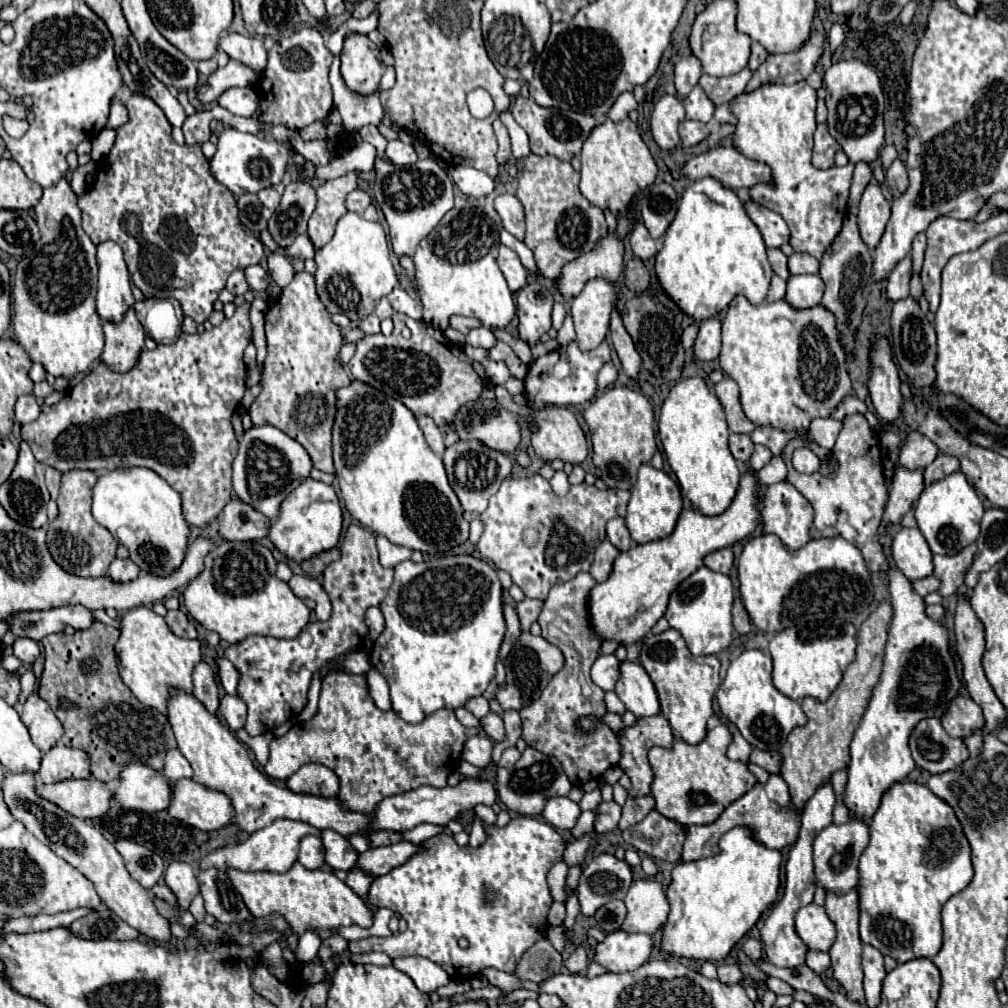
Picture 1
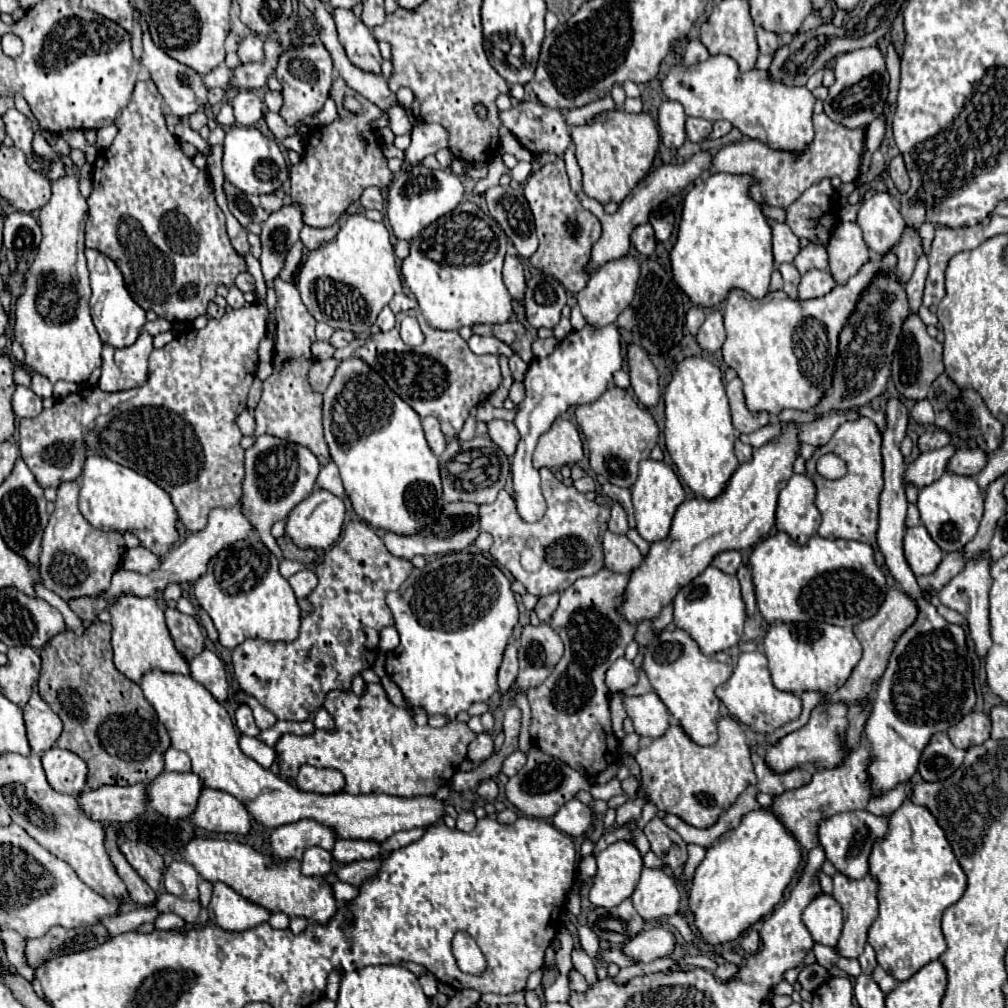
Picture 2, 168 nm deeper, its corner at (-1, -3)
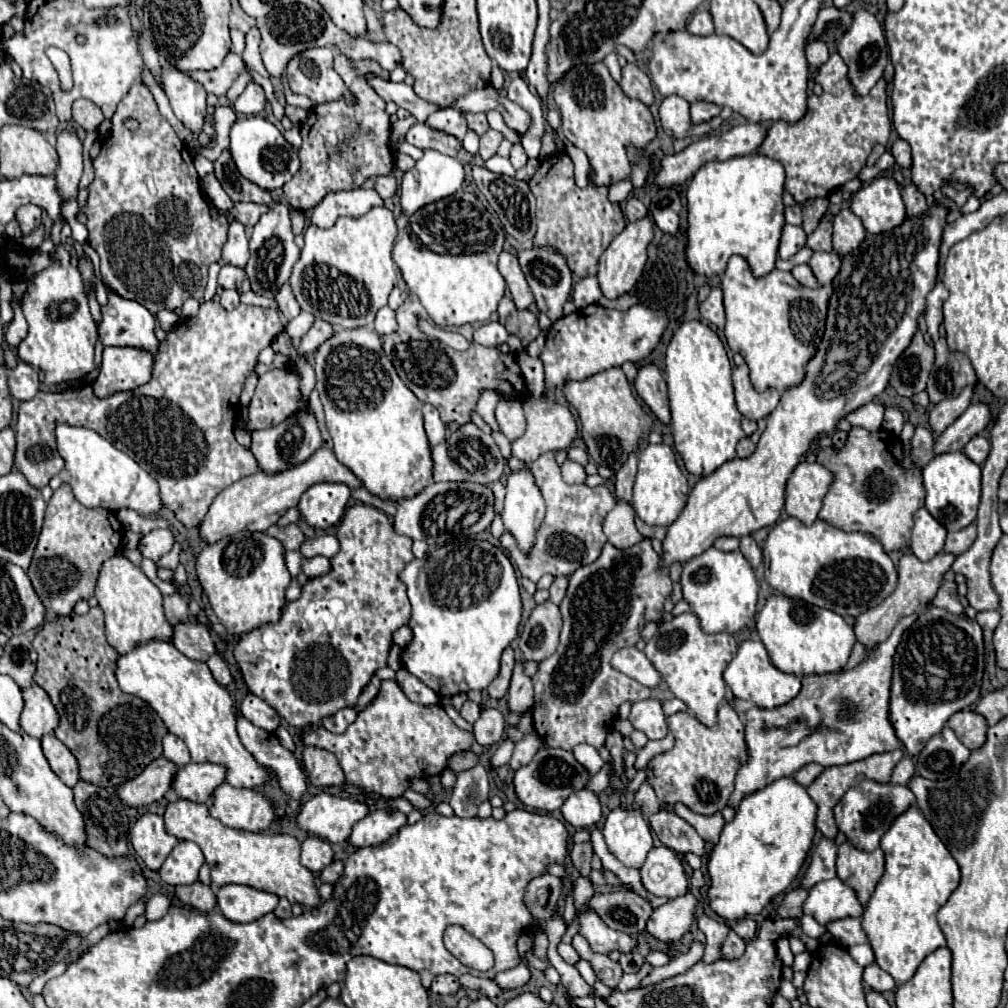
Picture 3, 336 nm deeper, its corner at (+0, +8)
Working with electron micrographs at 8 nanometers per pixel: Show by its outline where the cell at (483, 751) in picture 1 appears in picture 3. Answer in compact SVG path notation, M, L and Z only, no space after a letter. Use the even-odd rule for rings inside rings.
M485 708L473 726L475 726L475 740L481 746L497 744L505 736L505 716L495 708Z

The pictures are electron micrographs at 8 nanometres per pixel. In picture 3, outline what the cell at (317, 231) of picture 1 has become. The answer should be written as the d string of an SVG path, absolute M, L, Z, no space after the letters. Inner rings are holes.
M335 58L335 70L343 78L349 92L355 94L357 102L347 104L345 98L315 106L309 114L309 120L301 126L303 144L299 148L301 170L293 176L291 182L283 186L285 198L295 210L313 210L329 192L353 190L359 188L371 176L391 174L393 172L393 152L389 148L389 116L385 112L385 100L361 80L361 72L377 72L389 80L377 60L359 60L357 68L349 64L349 58Z

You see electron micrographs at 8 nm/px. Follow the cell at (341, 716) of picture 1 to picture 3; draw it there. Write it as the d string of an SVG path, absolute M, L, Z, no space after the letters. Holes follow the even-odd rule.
M383 680L377 698L359 712L347 732L331 734L319 726L303 734L303 742L333 752L345 772L347 784L357 784L377 796L397 798L409 788L409 778L441 774L453 754L469 750L473 732L461 730L441 704L415 704L403 694L395 680Z

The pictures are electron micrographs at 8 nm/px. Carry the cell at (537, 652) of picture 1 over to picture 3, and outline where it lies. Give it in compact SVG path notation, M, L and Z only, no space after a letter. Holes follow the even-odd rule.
M551 600L539 604L519 634L519 648L525 660L541 662L551 656L559 646L561 634L561 612Z

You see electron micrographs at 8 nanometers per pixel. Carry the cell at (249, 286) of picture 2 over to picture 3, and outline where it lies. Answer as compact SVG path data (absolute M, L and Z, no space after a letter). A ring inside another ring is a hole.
M223 266L221 272L219 272L217 282L219 282L221 288L239 290L243 278L245 278L245 270L243 270L243 268L237 268L237 266Z

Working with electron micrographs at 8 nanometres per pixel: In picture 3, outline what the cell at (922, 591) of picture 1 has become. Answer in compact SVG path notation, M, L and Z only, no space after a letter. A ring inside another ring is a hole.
M975 522L969 524L969 528L963 528L963 530L957 530L957 532L949 532L947 542L945 542L945 552L963 554L973 544L975 538L977 538L977 526L975 526Z

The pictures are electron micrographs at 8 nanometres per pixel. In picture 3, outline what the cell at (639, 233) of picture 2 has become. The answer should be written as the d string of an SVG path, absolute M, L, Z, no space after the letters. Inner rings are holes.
M629 196L627 198L627 204L625 204L625 216L627 216L629 222L635 222L635 220L647 216L647 208L643 206L643 202L639 198Z

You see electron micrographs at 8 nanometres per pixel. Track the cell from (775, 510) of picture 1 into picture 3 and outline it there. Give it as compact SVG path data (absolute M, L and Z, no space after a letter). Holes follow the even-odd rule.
M801 462L787 482L785 510L803 524L813 524L823 506L823 496L833 482L833 472L819 462Z

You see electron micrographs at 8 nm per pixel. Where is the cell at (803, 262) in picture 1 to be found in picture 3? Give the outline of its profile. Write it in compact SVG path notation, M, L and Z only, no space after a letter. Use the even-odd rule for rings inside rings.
M827 212L823 217L823 222L817 226L817 230L813 234L809 234L807 238L807 246L813 250L823 250L823 252L831 252L833 244L831 244L832 216Z

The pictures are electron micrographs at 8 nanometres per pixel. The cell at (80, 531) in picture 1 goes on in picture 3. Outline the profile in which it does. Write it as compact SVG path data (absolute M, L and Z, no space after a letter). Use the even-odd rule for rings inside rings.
M69 484L57 488L47 504L45 524L27 576L45 604L45 612L69 616L79 600L89 600L99 576L101 564L115 556L123 544L123 528L113 512L99 508L85 508L71 492Z

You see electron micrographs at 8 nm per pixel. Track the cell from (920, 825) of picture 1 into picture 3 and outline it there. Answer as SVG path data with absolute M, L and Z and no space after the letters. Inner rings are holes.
M911 806L893 822L893 826L881 838L881 848L885 852L885 874L877 882L873 896L865 906L861 926L865 928L869 944L875 952L875 964L889 972L895 982L903 984L913 978L917 966L923 962L925 956L945 946L945 936L937 924L937 910L959 886L959 866L917 806Z

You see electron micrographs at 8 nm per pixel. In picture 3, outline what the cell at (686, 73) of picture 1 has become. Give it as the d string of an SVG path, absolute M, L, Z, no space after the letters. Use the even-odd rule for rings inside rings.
M697 10L695 16L691 18L691 22L687 24L687 30L691 34L699 34L699 36L713 34L713 20L711 20L709 10Z

